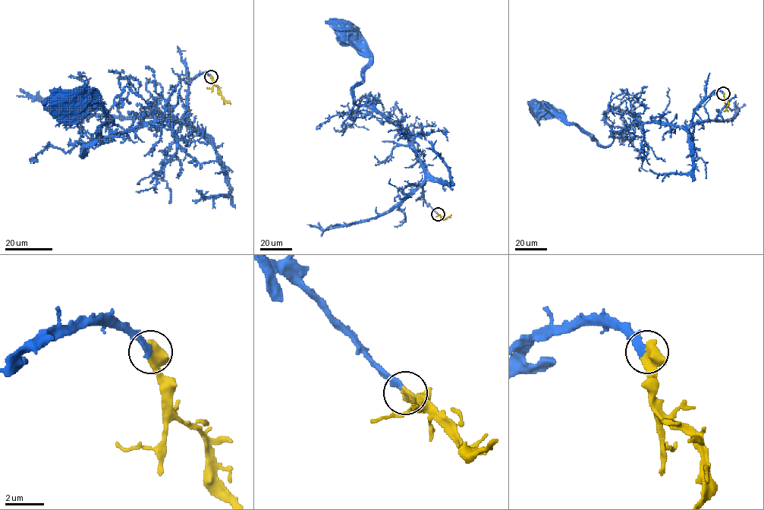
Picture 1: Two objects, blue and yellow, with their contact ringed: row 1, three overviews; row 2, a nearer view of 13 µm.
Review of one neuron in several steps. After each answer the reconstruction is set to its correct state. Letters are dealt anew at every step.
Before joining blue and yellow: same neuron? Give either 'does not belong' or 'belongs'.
belongs

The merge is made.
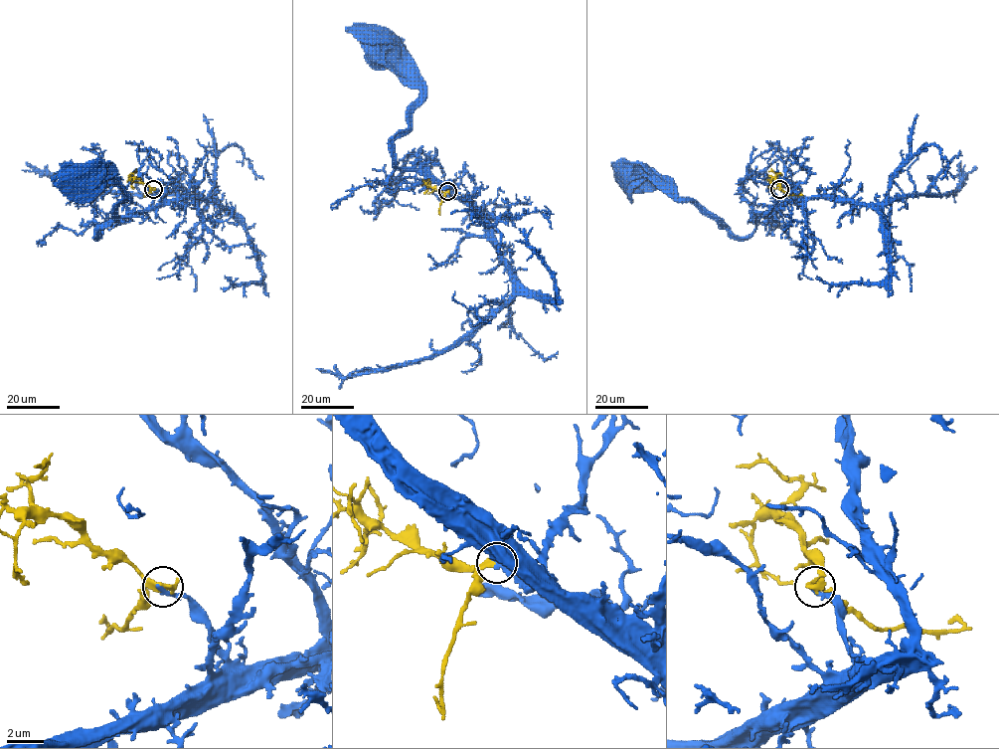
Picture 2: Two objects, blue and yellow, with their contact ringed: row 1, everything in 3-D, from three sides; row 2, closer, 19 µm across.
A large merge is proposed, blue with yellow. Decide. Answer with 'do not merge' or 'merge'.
do not merge

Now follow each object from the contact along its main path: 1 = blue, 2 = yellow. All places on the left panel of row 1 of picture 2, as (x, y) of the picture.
1: (153, 189), (162, 200), (111, 220), (100, 237), (125, 190), (110, 176), (85, 174)
2: (153, 189), (137, 178), (132, 180), (133, 188)

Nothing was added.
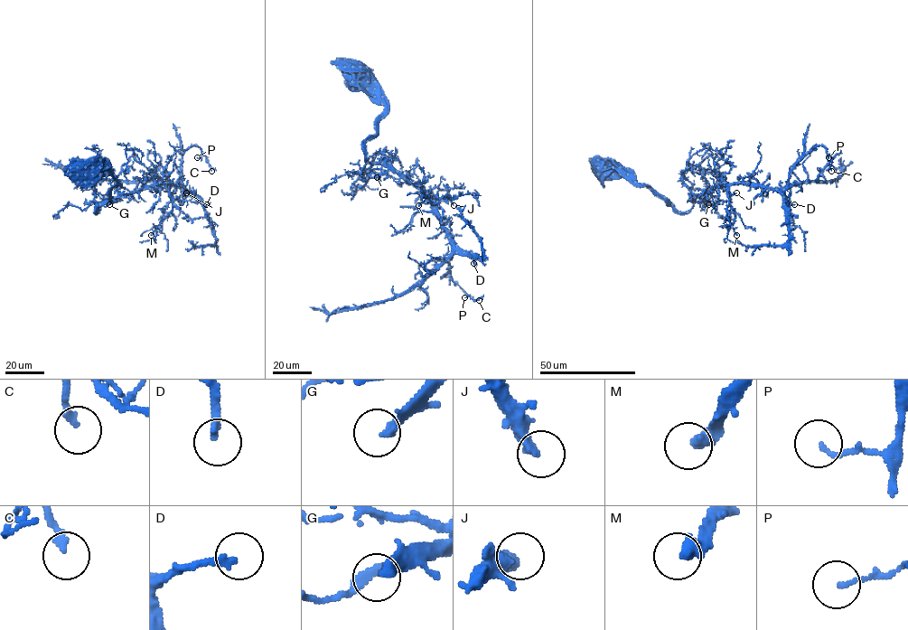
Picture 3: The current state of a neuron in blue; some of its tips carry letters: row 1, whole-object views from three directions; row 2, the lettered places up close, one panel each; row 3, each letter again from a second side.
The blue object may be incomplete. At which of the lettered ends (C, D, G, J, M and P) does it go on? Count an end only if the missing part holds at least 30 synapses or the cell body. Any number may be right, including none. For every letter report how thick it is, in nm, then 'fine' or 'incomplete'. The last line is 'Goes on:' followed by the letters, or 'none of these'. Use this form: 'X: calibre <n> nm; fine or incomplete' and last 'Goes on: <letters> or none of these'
C: calibre 200 nm; fine
D: calibre 240 nm; incomplete
G: calibre 360 nm; incomplete
J: calibre 360 nm; incomplete
M: calibre 440 nm; incomplete
P: calibre 130 nm; fine
Goes on: D, G, J, M

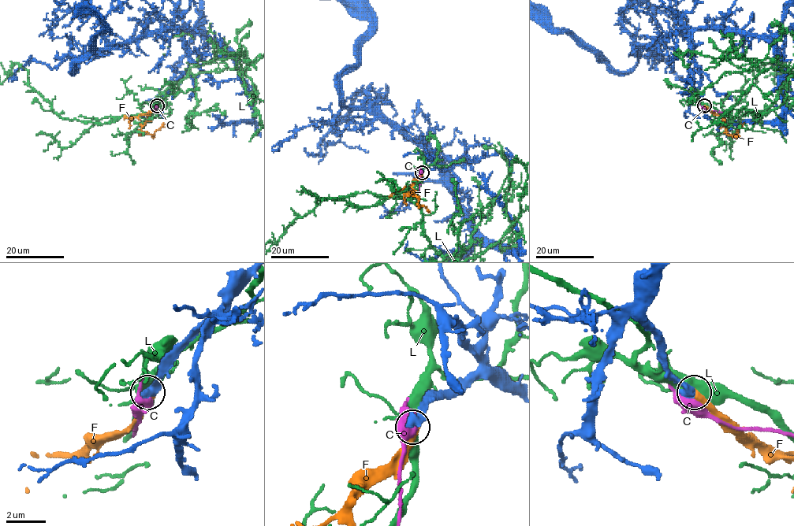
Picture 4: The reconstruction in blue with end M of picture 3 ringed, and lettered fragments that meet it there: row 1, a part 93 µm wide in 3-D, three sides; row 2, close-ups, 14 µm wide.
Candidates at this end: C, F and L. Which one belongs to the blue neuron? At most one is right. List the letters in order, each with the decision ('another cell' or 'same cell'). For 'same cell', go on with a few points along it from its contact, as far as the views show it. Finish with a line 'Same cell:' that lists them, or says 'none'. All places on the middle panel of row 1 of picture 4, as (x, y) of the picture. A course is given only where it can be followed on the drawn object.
C: another cell
F: same cell | via (422, 172), (412, 185), (412, 190), (405, 194), (415, 196), (419, 206), (424, 205), (427, 212)
L: another cell
Same cell: F

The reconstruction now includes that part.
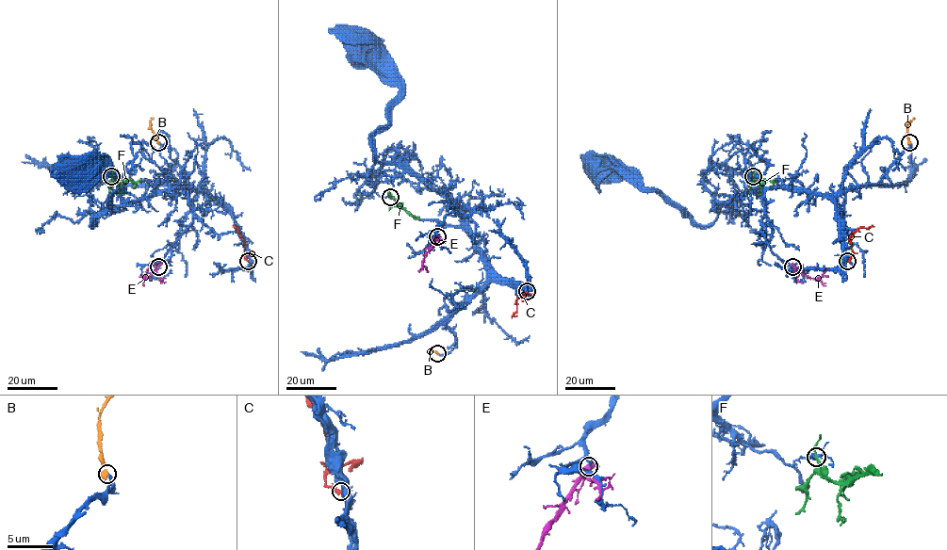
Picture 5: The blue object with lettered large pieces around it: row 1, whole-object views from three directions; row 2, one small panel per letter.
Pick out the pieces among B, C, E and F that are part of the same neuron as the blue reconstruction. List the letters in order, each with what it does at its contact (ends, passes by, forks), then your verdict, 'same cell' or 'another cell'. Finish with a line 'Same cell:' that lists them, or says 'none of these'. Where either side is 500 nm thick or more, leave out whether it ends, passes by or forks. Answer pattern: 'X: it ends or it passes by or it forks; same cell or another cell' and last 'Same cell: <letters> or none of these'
B: same cell
C: it passes by; another cell
E: another cell
F: it passes by; same cell
Same cell: B, F

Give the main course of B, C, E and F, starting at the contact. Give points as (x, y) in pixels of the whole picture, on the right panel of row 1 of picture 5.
B: (909, 142), (907, 125), (914, 117)
C: (847, 261), (852, 253), (849, 237), (858, 229), (872, 226)
E: (793, 266), (815, 280), (827, 268)
F: (753, 176), (758, 183), (774, 181)

